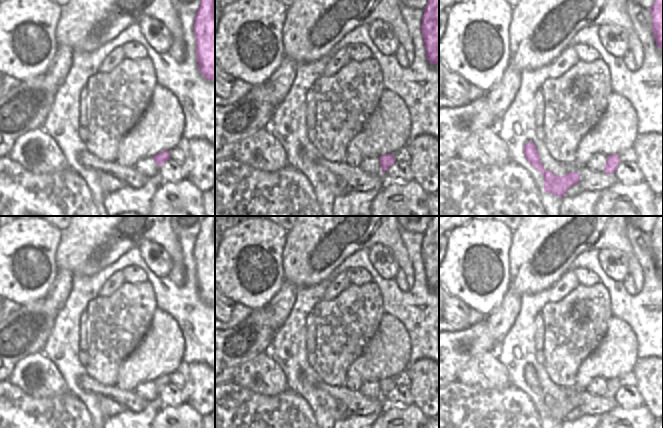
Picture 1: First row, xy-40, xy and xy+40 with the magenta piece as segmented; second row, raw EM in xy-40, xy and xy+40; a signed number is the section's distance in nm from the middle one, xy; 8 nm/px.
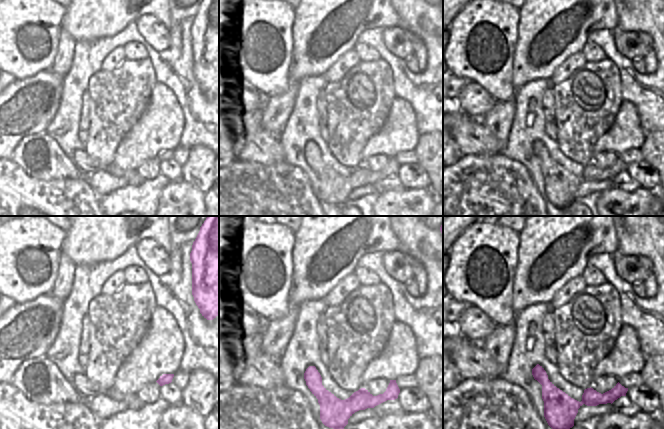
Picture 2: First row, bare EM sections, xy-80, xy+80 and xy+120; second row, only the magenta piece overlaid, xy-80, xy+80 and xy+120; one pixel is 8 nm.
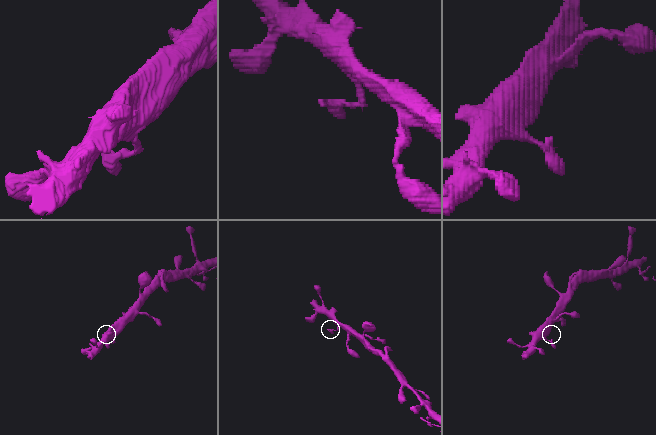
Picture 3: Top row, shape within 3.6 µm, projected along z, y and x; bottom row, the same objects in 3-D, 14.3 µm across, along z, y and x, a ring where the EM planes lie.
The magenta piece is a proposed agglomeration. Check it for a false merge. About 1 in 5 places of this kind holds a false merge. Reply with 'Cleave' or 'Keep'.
Keep

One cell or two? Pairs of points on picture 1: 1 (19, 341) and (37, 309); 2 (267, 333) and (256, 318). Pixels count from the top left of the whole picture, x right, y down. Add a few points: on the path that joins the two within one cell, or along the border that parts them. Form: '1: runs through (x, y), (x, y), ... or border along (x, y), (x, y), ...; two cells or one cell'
1: runs through (22, 333), (29, 326), (31, 317); one cell
2: runs through (263, 329), (257, 322); one cell

